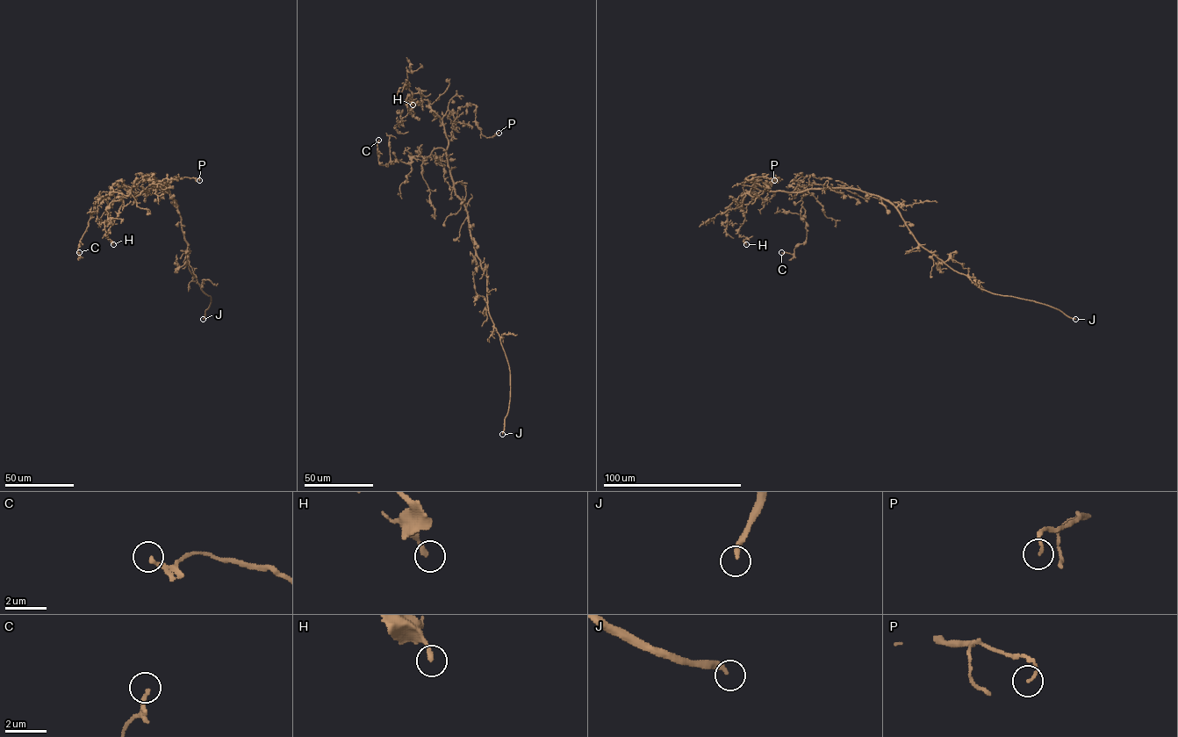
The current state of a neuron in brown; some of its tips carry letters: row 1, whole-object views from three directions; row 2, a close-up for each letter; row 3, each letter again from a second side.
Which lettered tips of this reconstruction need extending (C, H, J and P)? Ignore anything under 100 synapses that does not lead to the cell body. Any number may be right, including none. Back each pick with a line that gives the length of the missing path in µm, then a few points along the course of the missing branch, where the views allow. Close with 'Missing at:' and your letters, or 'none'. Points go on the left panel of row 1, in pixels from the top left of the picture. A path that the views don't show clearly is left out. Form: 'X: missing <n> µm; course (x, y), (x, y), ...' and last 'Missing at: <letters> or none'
J: missing 15 µm
Missing at: J

